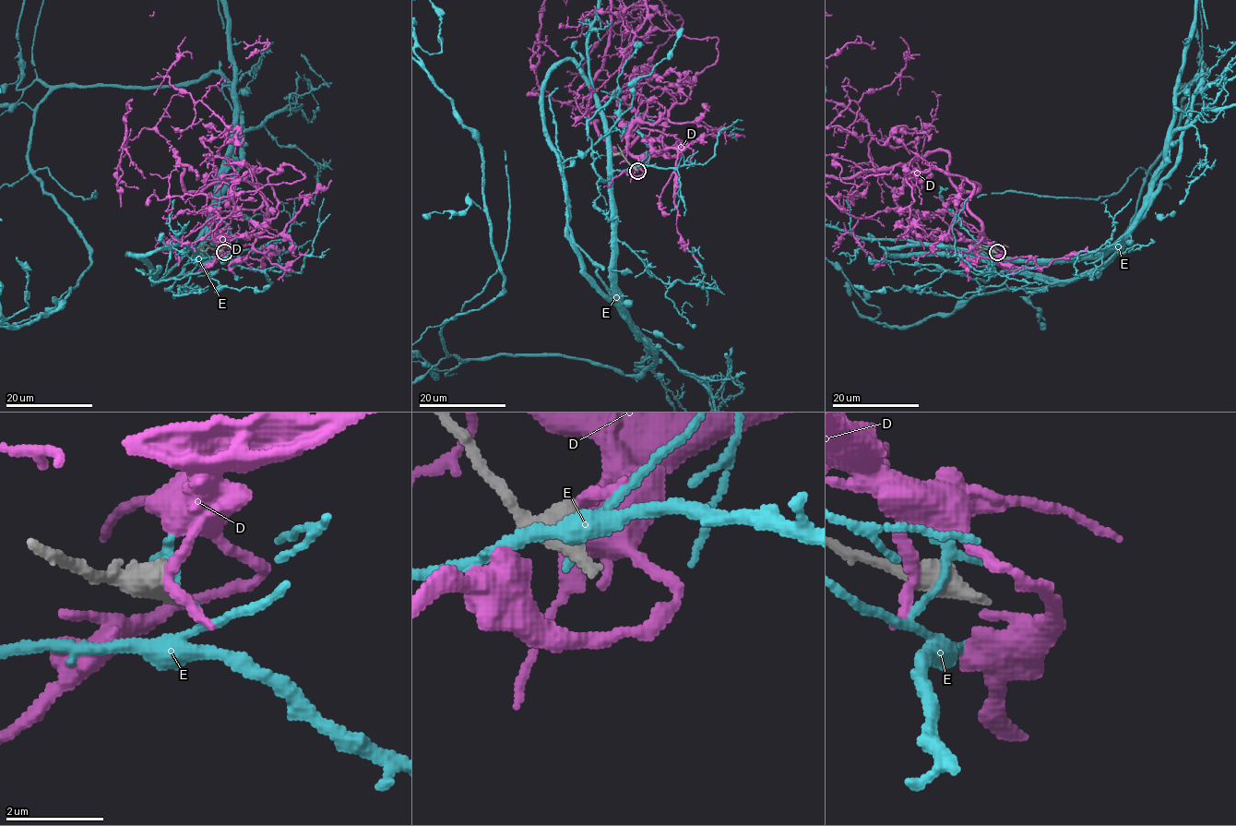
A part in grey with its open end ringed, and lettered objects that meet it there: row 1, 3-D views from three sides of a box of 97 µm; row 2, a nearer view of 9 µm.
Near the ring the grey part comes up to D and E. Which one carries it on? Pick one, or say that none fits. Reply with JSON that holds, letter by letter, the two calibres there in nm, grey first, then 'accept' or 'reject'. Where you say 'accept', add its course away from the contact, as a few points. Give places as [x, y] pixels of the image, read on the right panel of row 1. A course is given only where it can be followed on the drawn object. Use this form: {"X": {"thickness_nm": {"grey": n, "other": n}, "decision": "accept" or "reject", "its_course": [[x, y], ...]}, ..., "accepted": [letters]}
{"D": {"thickness_nm": {"grey": 400, "other": 220}, "decision": "reject"}, "E": {"thickness_nm": {"grey": 650, "other": 220}, "decision": "reject"}, "accepted": []}

